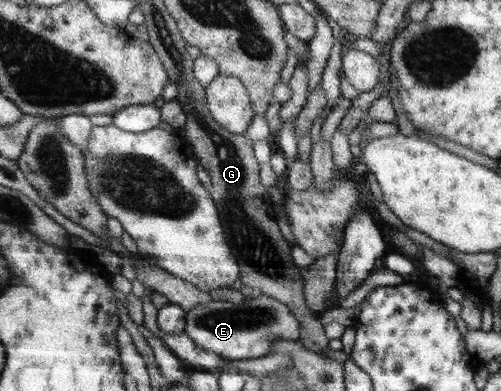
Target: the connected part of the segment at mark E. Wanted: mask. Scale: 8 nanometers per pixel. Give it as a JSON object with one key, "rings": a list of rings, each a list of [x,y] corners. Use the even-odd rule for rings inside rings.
{"rings":[[[255,294],[252,303],[236,304],[230,301],[209,300],[186,311],[184,333],[195,346],[222,356],[227,361],[256,359],[271,354],[274,343],[287,339],[299,341],[300,321],[285,303],[272,296]]]}

